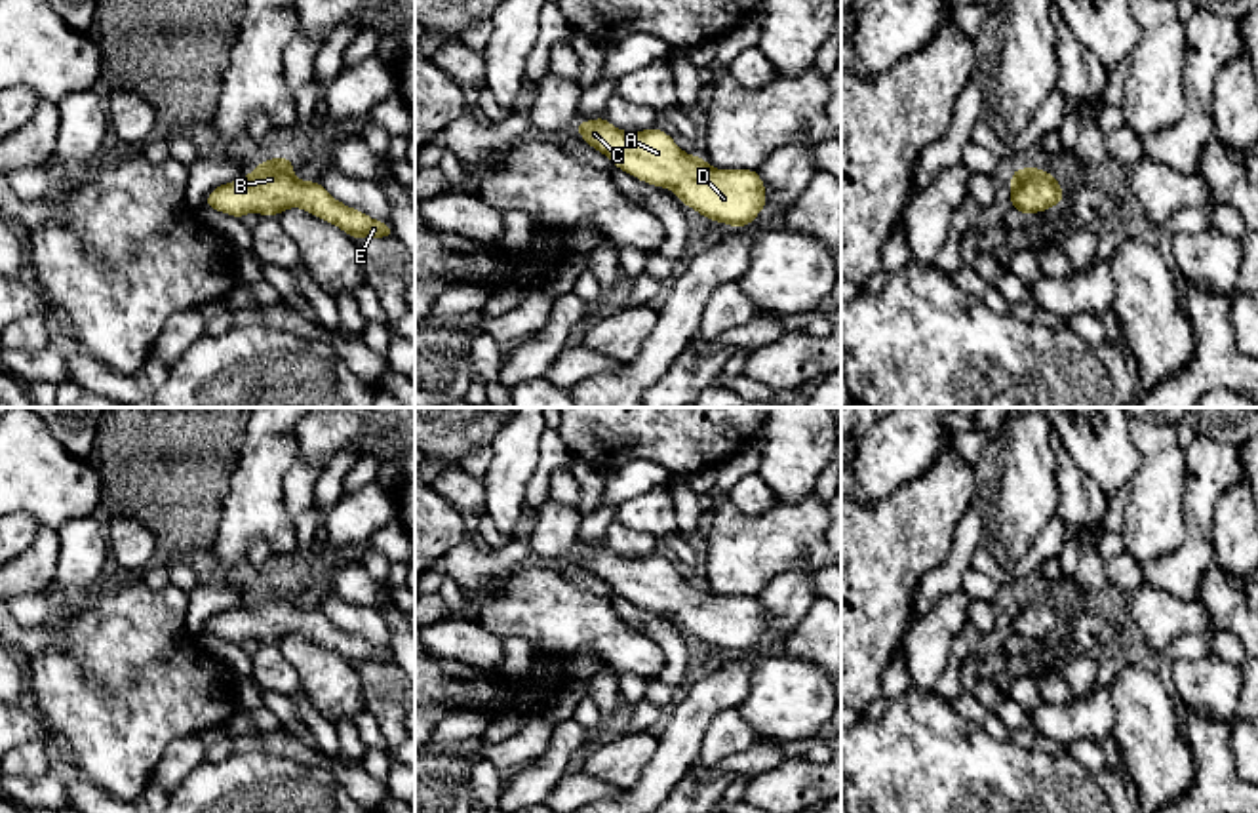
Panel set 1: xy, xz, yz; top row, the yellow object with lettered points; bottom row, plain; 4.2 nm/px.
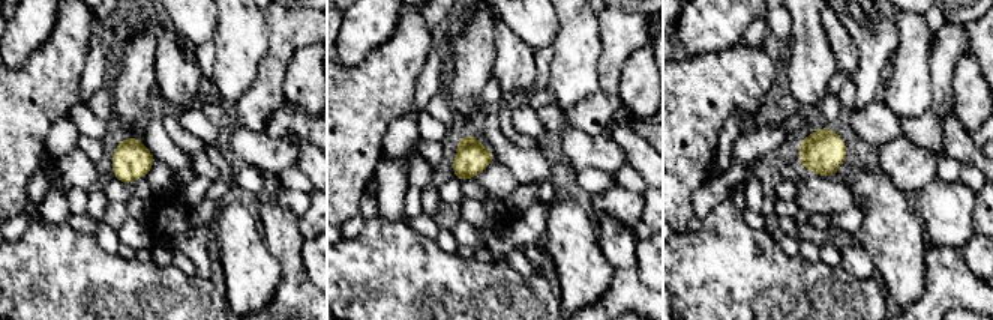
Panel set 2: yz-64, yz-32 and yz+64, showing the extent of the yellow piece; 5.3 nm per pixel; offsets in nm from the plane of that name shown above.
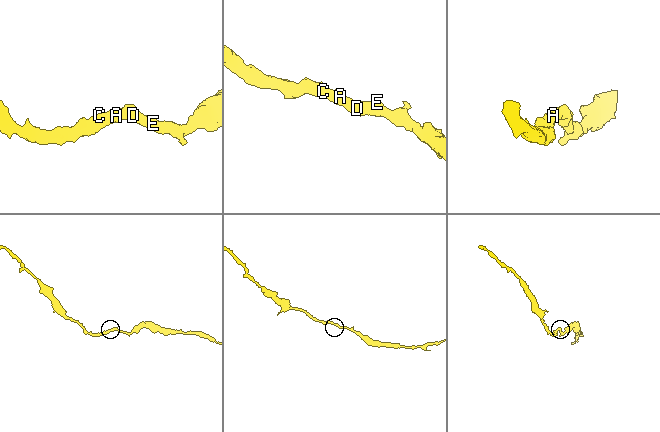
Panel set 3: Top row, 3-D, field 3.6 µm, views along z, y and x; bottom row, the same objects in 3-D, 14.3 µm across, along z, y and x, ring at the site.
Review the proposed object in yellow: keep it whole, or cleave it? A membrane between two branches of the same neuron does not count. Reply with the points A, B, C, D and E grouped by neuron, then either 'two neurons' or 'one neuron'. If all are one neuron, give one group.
groups A B C D E; one neuron

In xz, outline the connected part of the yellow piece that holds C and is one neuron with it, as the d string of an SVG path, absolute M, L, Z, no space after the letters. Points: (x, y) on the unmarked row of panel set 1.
M603 543L573 554L586 571L636 605L672 615L676 625L714 649L748 653L767 630L765 609L756 596L716 596L689 583L658 554L622 558Z

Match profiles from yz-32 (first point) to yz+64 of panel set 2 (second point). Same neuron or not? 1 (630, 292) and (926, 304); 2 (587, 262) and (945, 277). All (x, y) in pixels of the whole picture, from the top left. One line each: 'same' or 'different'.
1: same
2: different

